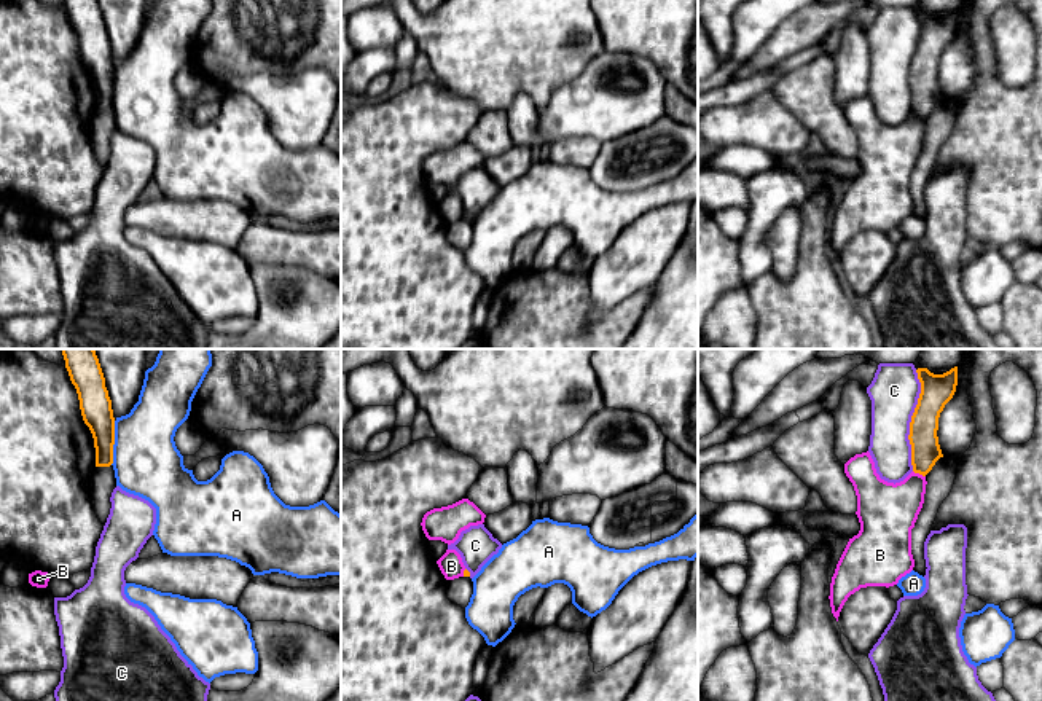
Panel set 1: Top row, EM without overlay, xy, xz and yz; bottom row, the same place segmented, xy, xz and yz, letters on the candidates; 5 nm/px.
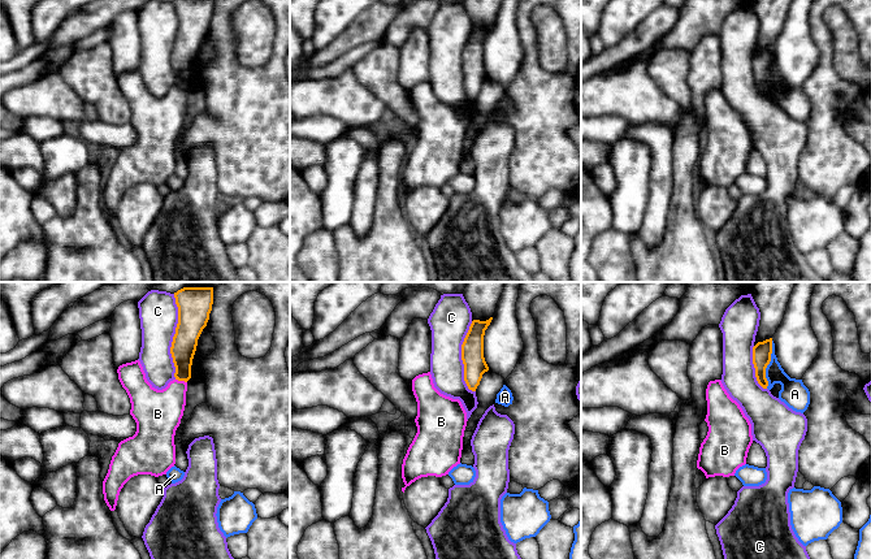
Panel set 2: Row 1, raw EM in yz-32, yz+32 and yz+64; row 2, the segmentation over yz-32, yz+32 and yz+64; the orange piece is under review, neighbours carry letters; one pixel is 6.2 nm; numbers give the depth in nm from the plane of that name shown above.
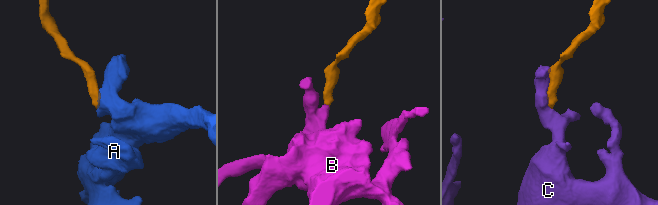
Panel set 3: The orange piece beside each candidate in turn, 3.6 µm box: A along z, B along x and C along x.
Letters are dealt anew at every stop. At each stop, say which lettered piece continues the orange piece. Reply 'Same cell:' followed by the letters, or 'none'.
Same cell: none

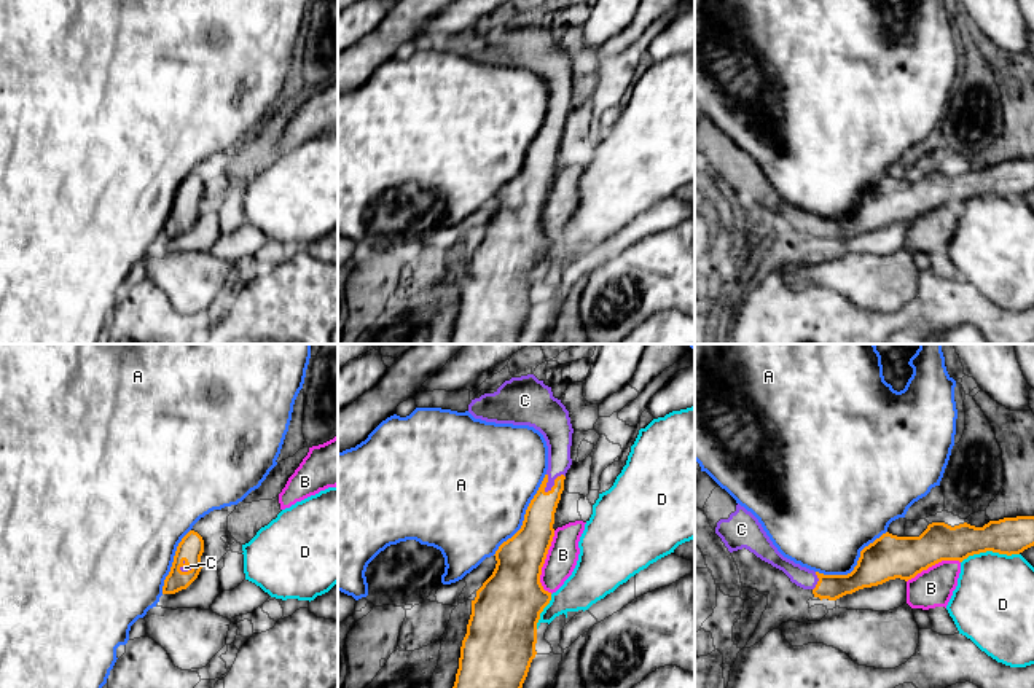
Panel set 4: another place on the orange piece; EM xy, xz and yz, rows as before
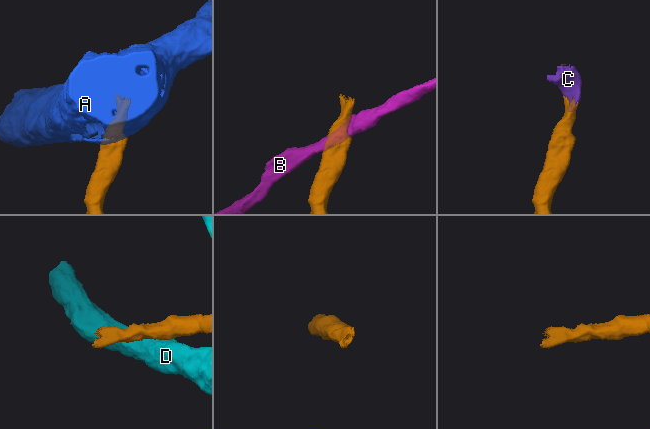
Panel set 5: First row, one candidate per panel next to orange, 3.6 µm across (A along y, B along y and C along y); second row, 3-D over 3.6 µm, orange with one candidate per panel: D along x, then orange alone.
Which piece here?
Same cell: C

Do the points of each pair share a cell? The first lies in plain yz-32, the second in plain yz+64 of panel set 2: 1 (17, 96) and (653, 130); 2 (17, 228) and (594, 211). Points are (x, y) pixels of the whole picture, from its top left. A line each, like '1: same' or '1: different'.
1: different
2: same

